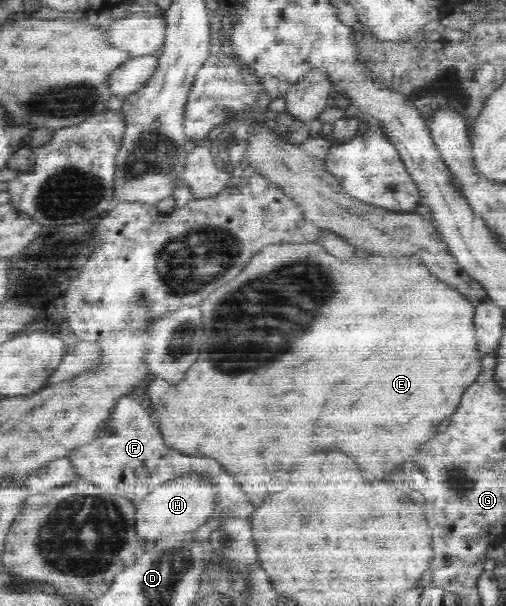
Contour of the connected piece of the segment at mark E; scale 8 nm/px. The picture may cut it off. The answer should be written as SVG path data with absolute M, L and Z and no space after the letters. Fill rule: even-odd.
M316 241L270 243L260 247L240 269L238 277L234 278L228 285L217 287L214 293L210 293L200 303L201 312L206 317L204 327L207 336L201 345L202 357L198 356L198 363L194 364L192 370L177 384L153 377L147 385L147 393L157 417L156 422L165 437L165 443L184 453L210 455L228 473L236 477L242 491L250 499L254 498L254 502L261 503L270 493L278 493L278 489L286 489L286 485L290 485L290 473L294 473L294 469L298 469L298 465L302 465L302 461L306 461L310 453L318 453L318 449L346 451L358 461L360 469L366 473L368 479L382 479L384 473L392 471L406 457L414 455L416 449L430 439L426 437L430 435L430 427L434 427L444 417L451 416L459 408L466 390L482 375L483 369L480 363L482 355L480 355L480 343L478 343L476 327L474 327L474 315L476 315L478 305L470 301L470 297L456 291L454 287L440 281L438 277L434 277L430 269L422 263L422 258L416 255L384 257L376 253L364 259L362 257L340 259L328 253L324 246ZM276 463L280 463L280 467L286 465L286 473L274 473L270 481L262 481L262 471L266 471L268 467Z

